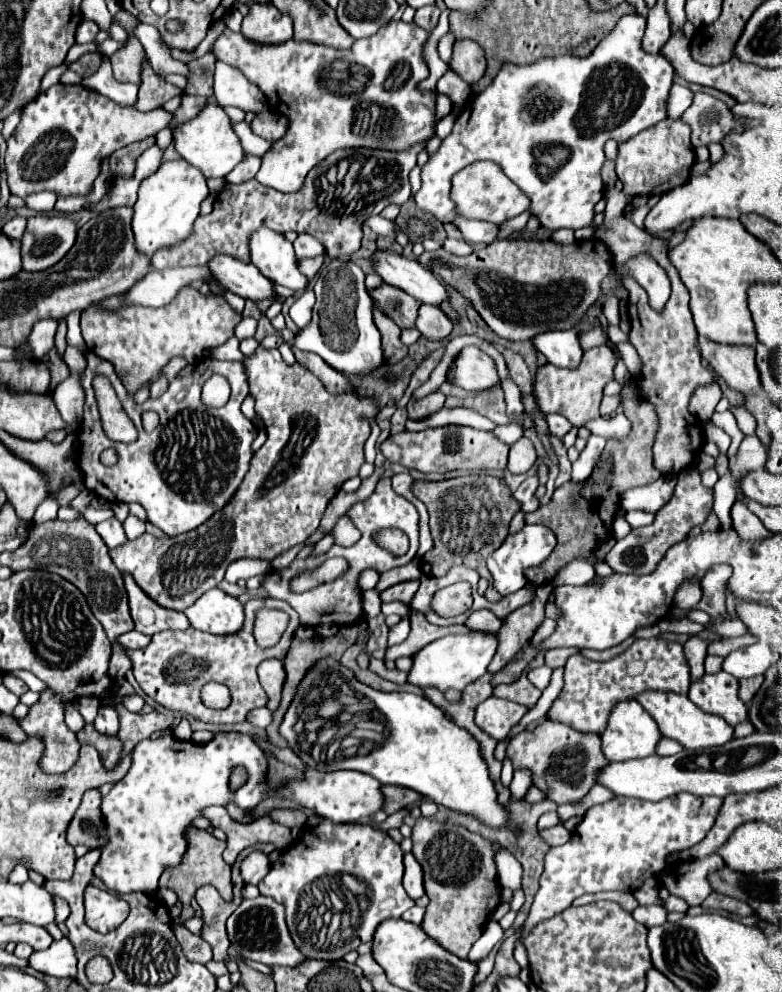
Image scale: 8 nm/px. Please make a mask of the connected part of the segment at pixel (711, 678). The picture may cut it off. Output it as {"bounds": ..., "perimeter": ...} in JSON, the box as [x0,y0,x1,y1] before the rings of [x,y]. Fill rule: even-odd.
{"bounds":[687,670,747,728],"perimeter":[[[721,670],[717,674],[705,674],[701,680],[693,682],[687,696],[703,712],[717,714],[735,728],[747,720],[747,706],[741,702],[737,692],[739,680]]]}

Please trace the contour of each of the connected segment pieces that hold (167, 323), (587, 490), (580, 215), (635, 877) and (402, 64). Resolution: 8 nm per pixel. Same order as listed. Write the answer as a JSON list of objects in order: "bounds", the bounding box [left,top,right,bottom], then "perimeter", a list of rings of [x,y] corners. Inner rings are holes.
[{"bounds":[81,286,243,394],"perimeter":[[[189,286],[163,308],[129,306],[109,314],[107,310],[89,306],[81,312],[81,330],[87,348],[99,358],[109,360],[115,366],[115,372],[119,374],[127,392],[135,394],[145,384],[159,380],[163,376],[163,368],[173,358],[179,356],[193,364],[203,358],[205,350],[227,342],[241,318],[243,316],[233,310],[221,296],[201,296],[193,286]]]},{"bounds":[525,400,657,586],"perimeter":[[[623,400],[623,410],[631,410],[633,430],[625,442],[607,442],[603,458],[607,460],[607,468],[597,468],[583,482],[565,482],[553,492],[553,498],[547,506],[539,506],[535,512],[525,516],[529,524],[543,524],[553,528],[557,534],[557,550],[537,568],[527,570],[527,580],[533,586],[551,584],[561,568],[577,558],[585,558],[589,562],[599,564],[601,560],[595,556],[595,550],[611,538],[611,526],[619,510],[621,494],[633,486],[643,486],[655,480],[653,466],[653,444],[657,434],[657,412],[651,402],[645,400]]]},{"bounds":[415,14,673,244],"perimeter":[[[639,14],[623,16],[611,34],[593,50],[589,58],[545,58],[533,66],[503,64],[495,80],[467,106],[455,120],[453,132],[441,142],[439,150],[421,168],[421,188],[415,194],[415,202],[423,212],[433,214],[439,222],[453,222],[465,242],[491,244],[491,224],[475,222],[457,216],[453,202],[449,200],[451,178],[463,166],[475,160],[491,160],[501,166],[529,198],[533,216],[541,218],[541,224],[551,230],[559,228],[583,228],[591,226],[595,218],[595,204],[603,198],[601,166],[603,144],[613,136],[633,138],[641,130],[657,124],[665,118],[665,102],[673,86],[673,66],[661,54],[649,54],[643,50],[641,40],[645,34],[645,18]],[[549,146],[563,148],[563,158],[553,160],[547,152]]]},{"bounds":[513,792,721,968],"perimeter":[[[681,792],[661,802],[645,800],[609,800],[587,810],[581,824],[575,828],[571,840],[563,846],[555,846],[545,856],[545,872],[541,876],[541,888],[533,900],[529,918],[521,928],[521,938],[515,942],[513,958],[521,968],[527,964],[525,936],[537,926],[553,918],[571,906],[571,902],[587,892],[599,890],[637,890],[645,880],[657,878],[665,870],[665,858],[669,852],[691,848],[701,842],[715,822],[715,814],[721,806],[721,798],[701,798],[689,792]]]},{"bounds":[213,22,439,192],"perimeter":[[[389,22],[377,34],[355,40],[351,50],[333,50],[297,40],[263,46],[245,40],[243,34],[225,30],[213,44],[215,58],[241,70],[241,74],[257,84],[267,96],[269,108],[291,120],[287,134],[263,154],[255,180],[281,192],[297,192],[301,190],[307,172],[337,148],[365,146],[399,152],[431,138],[439,122],[435,116],[437,92],[419,90],[419,84],[429,76],[421,56],[421,46],[427,36],[429,34],[417,24]],[[335,60],[357,62],[359,66],[369,68],[371,78],[363,92],[345,98],[321,84],[323,68],[331,66]]]}]

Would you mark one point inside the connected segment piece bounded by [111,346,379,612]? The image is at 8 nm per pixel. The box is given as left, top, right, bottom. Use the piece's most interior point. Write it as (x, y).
(315, 439)

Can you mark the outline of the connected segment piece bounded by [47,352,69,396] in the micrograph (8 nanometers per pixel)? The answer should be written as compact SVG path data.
M53 352L53 354L49 354L49 370L51 370L51 386L49 386L49 396L55 392L55 388L57 388L57 384L59 382L63 382L67 376L69 376L69 368L67 368L67 364L57 356L57 352Z

